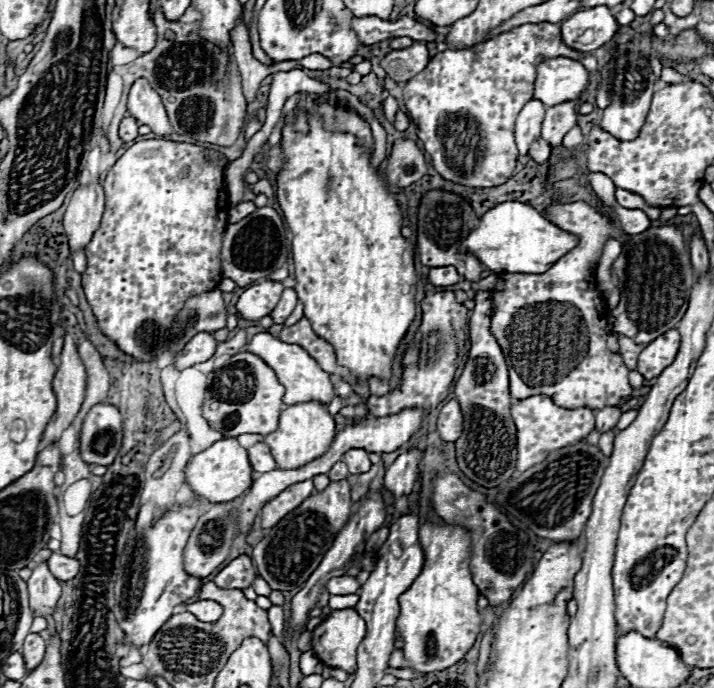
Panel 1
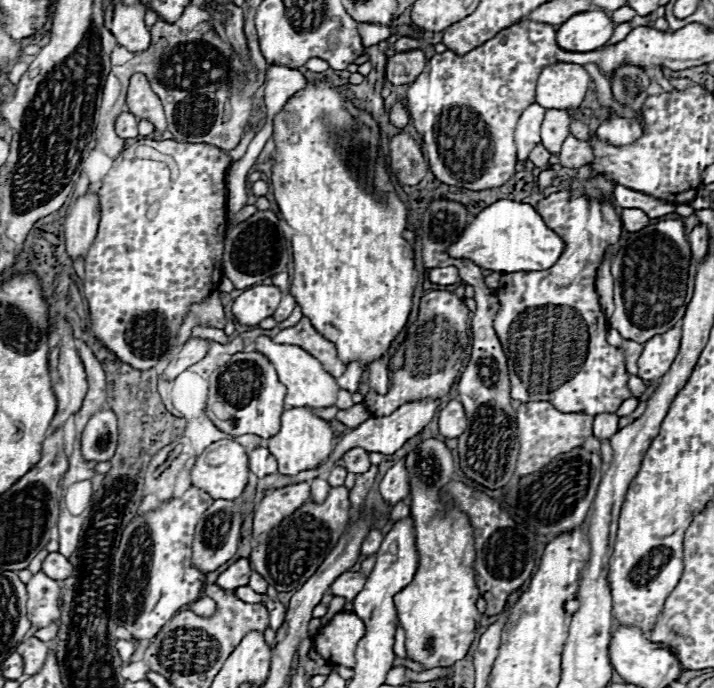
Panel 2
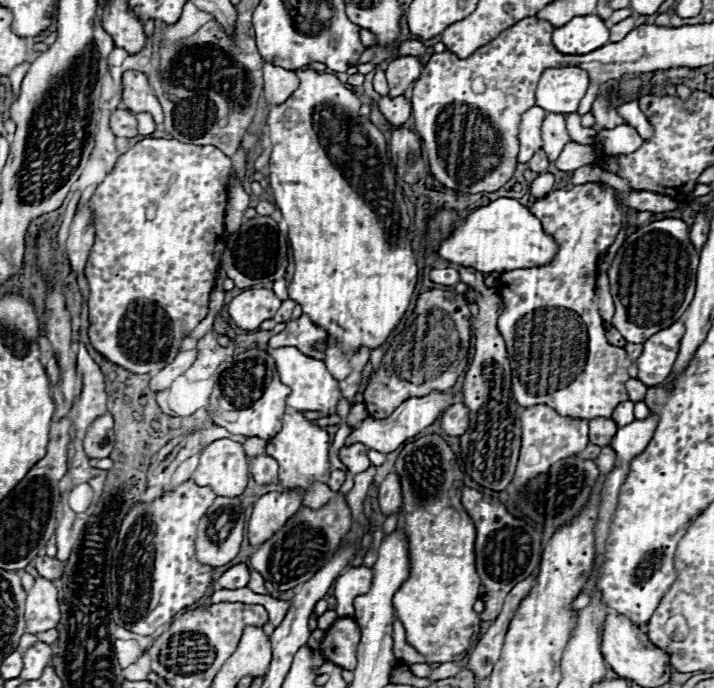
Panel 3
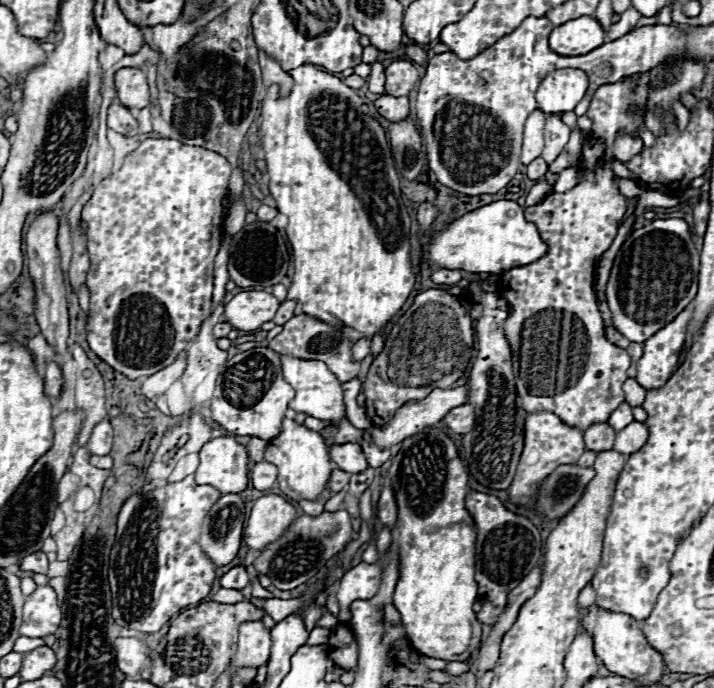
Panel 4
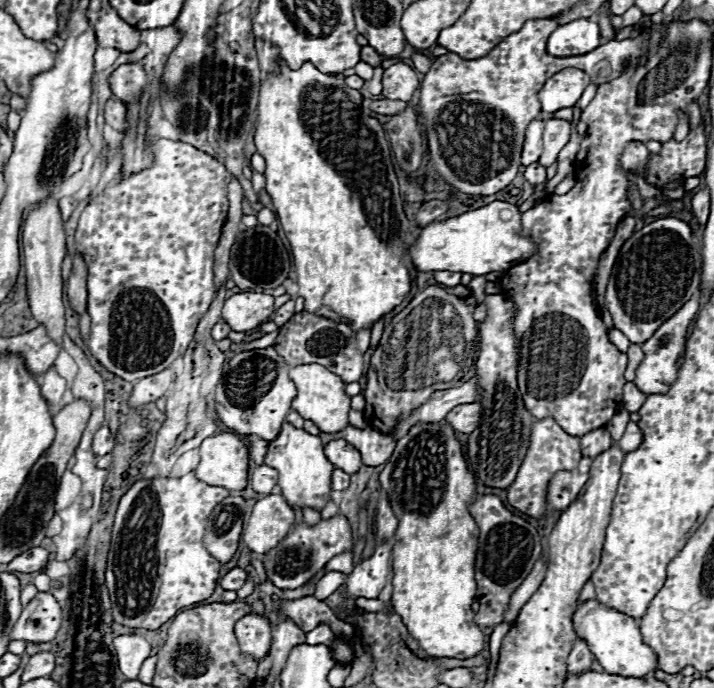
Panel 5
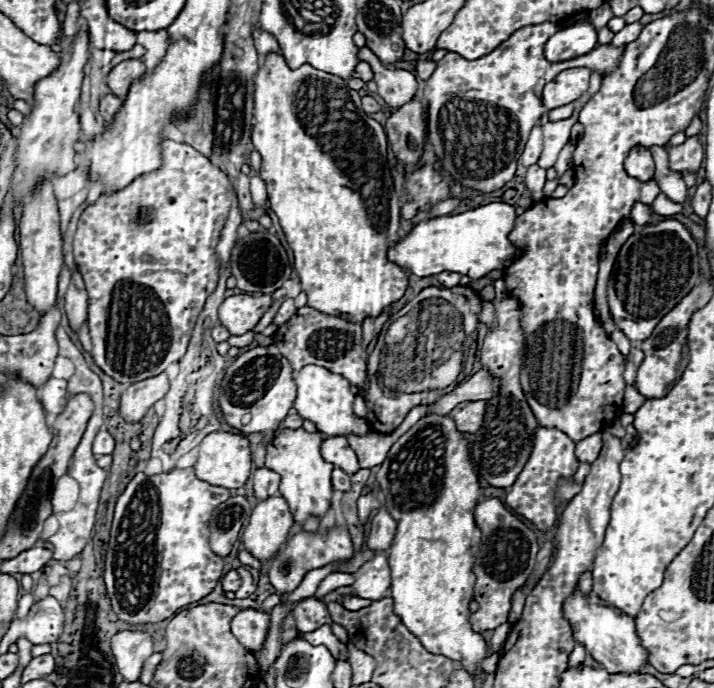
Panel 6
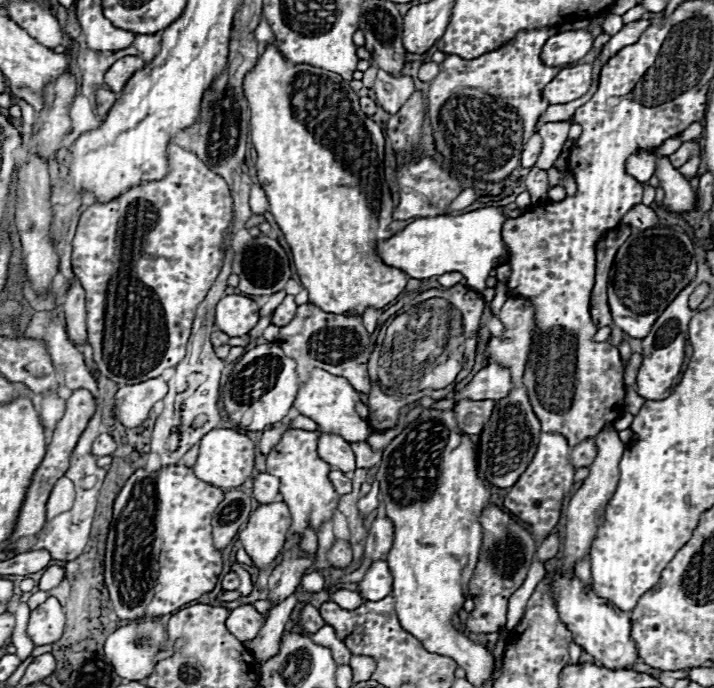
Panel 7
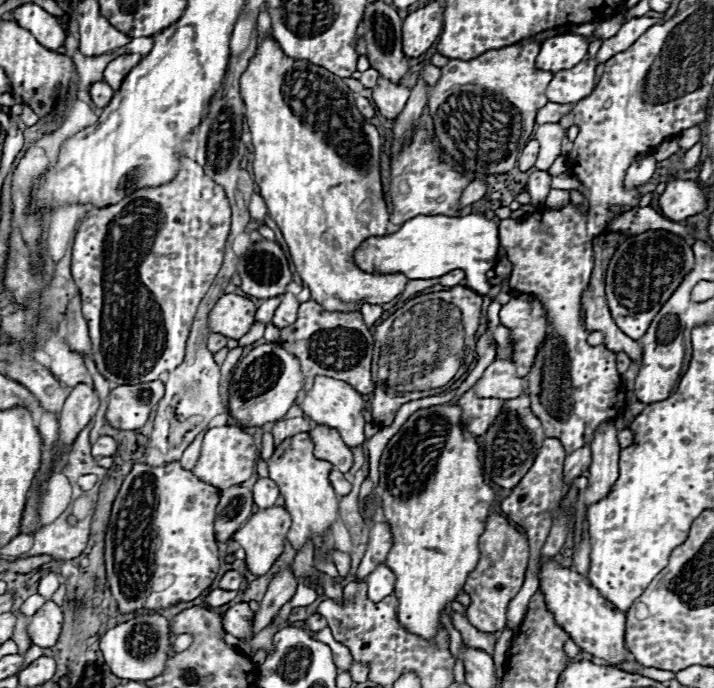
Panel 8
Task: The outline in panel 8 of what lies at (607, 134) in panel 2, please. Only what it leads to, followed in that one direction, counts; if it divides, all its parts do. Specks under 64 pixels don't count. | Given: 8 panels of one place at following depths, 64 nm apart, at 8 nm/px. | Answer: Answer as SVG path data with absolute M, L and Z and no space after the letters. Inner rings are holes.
M640 154L640 156L636 156L636 160L632 162L632 166L630 166L628 172L626 172L624 188L630 190L630 188L638 188L638 186L646 184L646 182L652 178L654 170L656 170L656 160L654 160L654 156L650 156L650 154Z

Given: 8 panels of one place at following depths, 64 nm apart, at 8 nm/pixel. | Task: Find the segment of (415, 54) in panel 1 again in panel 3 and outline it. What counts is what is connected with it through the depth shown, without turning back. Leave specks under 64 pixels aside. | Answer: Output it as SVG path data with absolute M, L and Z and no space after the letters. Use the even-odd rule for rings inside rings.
M402 56L402 58L396 58L394 62L390 62L388 68L386 68L390 96L392 98L402 96L410 88L410 84L414 80L418 80L420 70L422 70L420 58L414 58L414 56Z

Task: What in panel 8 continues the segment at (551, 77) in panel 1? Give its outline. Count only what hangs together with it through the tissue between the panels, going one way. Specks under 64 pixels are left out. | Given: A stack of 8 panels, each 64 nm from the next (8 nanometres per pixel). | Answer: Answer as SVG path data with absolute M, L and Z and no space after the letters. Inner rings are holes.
M594 58L576 64L572 70L554 74L548 84L546 96L554 104L574 104L592 94L596 84L596 62Z

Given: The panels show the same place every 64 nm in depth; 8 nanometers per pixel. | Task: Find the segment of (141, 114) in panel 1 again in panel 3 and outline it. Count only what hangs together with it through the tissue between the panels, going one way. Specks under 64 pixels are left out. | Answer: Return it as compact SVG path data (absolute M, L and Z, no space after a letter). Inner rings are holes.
M128 70L122 74L122 102L132 112L150 112L154 122L162 122L162 108L154 90L148 84L148 78L138 70Z

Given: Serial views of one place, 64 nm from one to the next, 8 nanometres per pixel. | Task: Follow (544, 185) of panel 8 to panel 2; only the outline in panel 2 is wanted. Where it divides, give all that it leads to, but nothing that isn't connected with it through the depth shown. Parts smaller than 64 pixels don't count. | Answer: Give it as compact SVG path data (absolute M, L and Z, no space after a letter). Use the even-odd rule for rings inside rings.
M540 144L540 146L536 146L536 150L532 150L532 154L530 154L528 160L530 160L536 168L544 168L544 166L548 164L548 158L550 158L548 150L544 150L544 146Z

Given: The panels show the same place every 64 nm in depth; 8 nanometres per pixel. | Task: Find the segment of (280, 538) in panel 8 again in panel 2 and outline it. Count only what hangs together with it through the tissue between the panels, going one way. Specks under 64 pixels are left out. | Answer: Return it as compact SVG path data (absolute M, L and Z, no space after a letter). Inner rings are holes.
M308 482L290 484L266 494L260 504L254 508L254 522L252 522L252 536L270 532L278 526L288 514L296 512L306 500L310 498Z

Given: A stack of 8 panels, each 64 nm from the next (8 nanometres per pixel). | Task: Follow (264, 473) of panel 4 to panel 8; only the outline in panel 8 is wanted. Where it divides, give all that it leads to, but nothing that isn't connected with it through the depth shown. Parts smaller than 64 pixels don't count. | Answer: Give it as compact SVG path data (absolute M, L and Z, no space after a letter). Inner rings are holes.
M258 478L258 482L254 484L254 504L258 506L258 510L274 506L276 498L278 498L278 486L270 478Z

